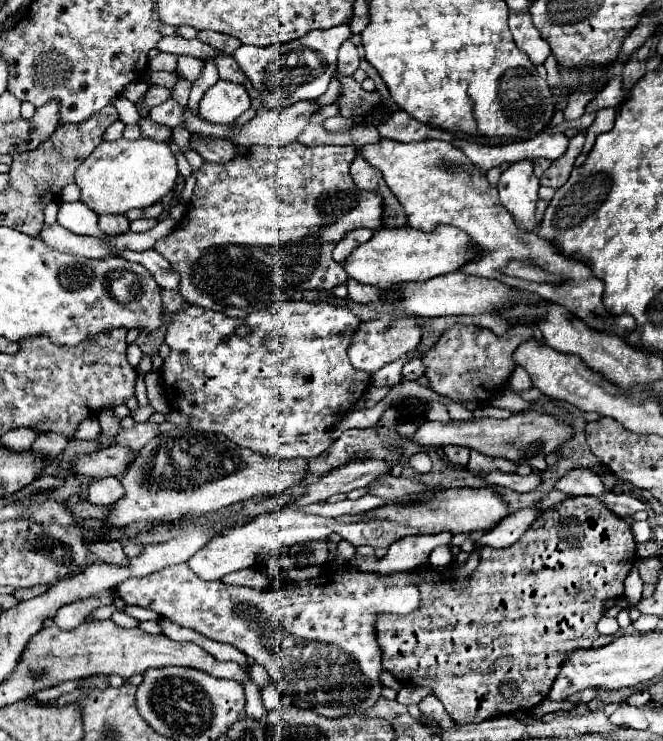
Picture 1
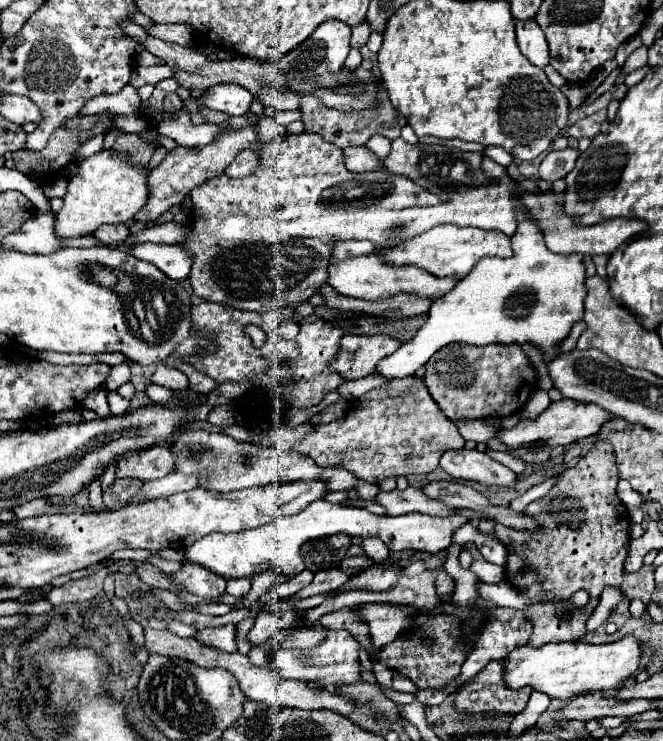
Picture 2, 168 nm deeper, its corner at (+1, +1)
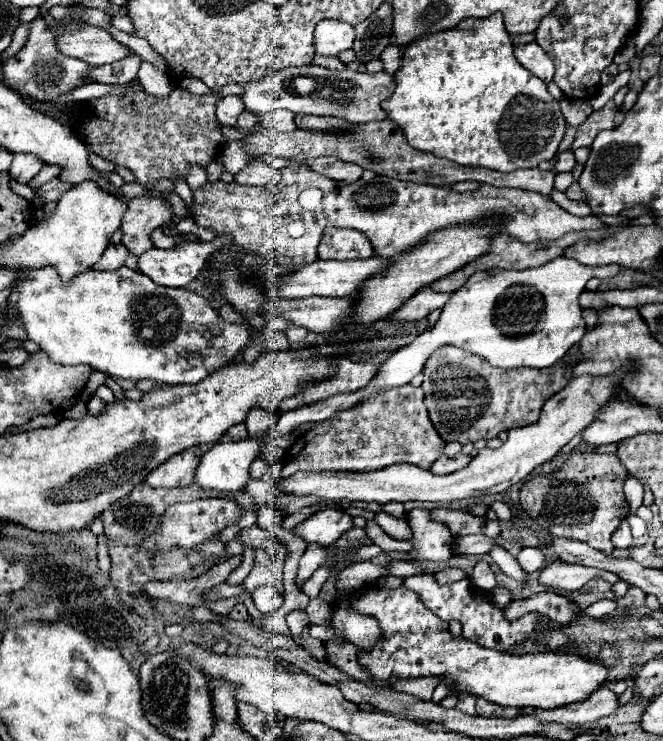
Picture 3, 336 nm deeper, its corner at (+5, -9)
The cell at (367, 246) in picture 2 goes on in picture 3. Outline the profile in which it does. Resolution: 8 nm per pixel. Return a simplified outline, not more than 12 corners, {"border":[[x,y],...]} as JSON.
{"border":[[328,228],[318,246],[322,260],[374,256],[372,244],[352,228]]}

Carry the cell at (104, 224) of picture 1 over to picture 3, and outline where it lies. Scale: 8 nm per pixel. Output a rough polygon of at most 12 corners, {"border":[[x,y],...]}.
{"border":[[110,244],[94,264],[96,270],[124,266],[128,250],[124,244]]}

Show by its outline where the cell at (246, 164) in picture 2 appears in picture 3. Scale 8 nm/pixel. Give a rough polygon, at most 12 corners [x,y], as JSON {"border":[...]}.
{"border":[[254,160],[240,174],[238,184],[268,186],[282,180],[264,160]]}

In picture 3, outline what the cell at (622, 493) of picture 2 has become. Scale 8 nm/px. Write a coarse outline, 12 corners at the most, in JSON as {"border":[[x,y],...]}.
{"border":[[628,475],[624,493],[630,502],[630,514],[643,504],[644,489],[634,476]]}

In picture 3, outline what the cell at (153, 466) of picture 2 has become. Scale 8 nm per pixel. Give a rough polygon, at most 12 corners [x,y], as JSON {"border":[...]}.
{"border":[[186,450],[146,478],[152,488],[190,486],[200,456]]}

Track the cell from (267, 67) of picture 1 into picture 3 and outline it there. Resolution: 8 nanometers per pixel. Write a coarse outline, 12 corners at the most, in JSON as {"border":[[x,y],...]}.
{"border":[[340,20],[316,26],[316,54],[352,48],[354,26]]}

